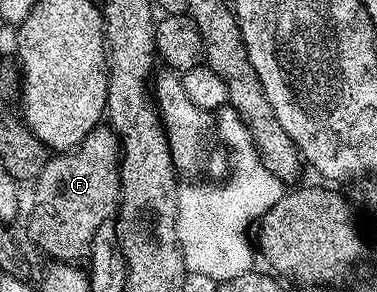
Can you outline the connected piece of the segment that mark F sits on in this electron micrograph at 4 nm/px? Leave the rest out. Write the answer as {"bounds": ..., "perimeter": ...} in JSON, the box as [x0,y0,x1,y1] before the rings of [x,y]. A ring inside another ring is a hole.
{"bounds":[28,127,120,263],"perimeter":[[[97,127],[77,149],[53,156],[34,182],[32,214],[28,217],[28,237],[56,263],[80,263],[89,256],[98,227],[109,222],[120,204],[120,142],[111,128]]]}

